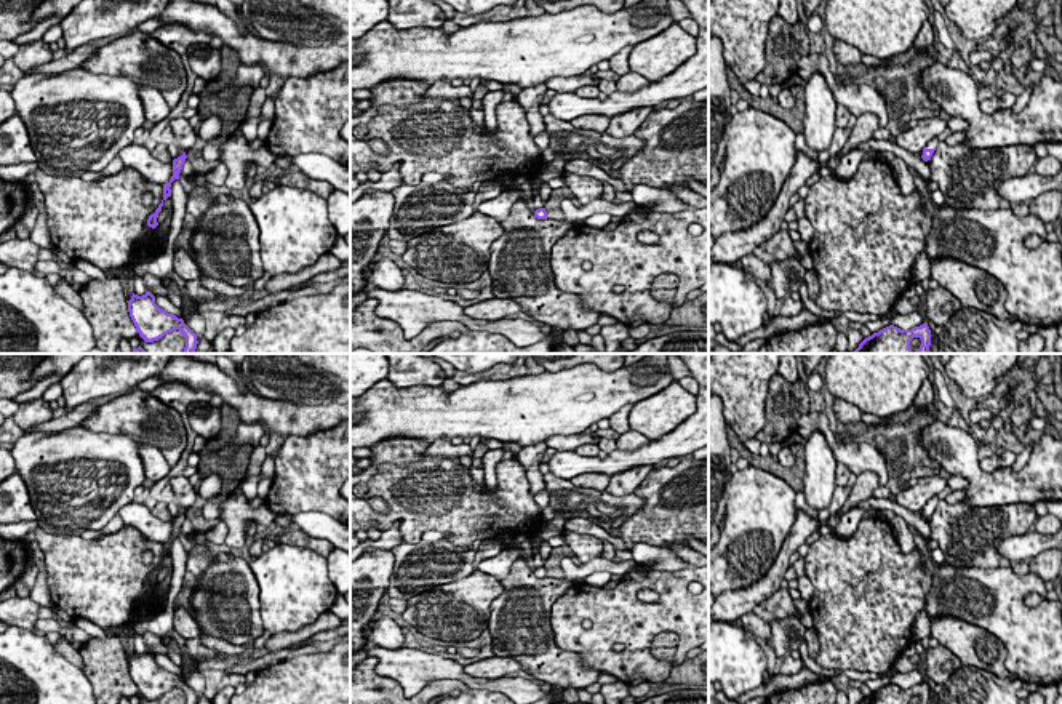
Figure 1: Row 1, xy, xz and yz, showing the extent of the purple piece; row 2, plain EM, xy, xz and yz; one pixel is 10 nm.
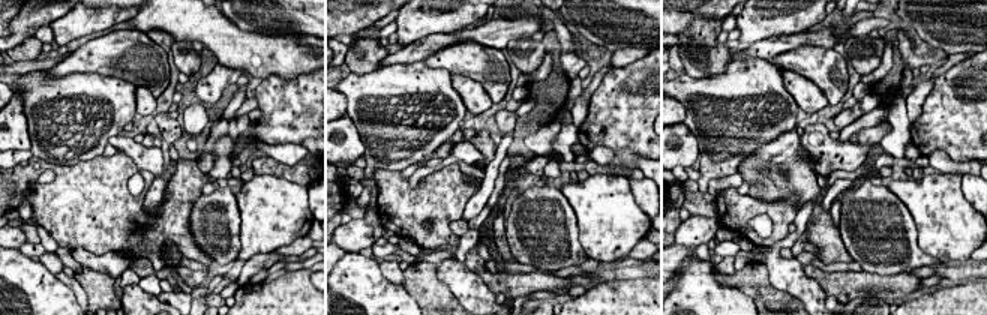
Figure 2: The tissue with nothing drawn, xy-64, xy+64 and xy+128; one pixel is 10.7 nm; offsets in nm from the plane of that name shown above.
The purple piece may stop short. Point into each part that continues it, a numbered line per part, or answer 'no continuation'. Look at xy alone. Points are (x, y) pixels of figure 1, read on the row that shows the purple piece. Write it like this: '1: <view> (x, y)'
no continuation

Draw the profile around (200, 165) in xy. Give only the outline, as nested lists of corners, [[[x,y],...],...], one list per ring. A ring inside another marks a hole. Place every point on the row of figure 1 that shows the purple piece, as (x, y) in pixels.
[[[189,149],[186,155],[187,155],[187,160],[192,163],[195,173],[206,174],[208,171],[214,168],[211,162],[206,162],[202,157],[202,150]]]

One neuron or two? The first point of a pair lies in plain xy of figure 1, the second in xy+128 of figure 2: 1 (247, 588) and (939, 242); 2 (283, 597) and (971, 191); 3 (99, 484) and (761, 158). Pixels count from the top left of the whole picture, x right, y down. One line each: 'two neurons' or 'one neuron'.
1: two neurons
2: two neurons
3: two neurons

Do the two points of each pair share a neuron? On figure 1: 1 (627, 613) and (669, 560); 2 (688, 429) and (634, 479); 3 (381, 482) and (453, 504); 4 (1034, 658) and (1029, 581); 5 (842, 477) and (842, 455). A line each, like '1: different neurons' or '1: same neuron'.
1: different neurons
2: different neurons
3: same neuron
4: same neuron
5: different neurons

